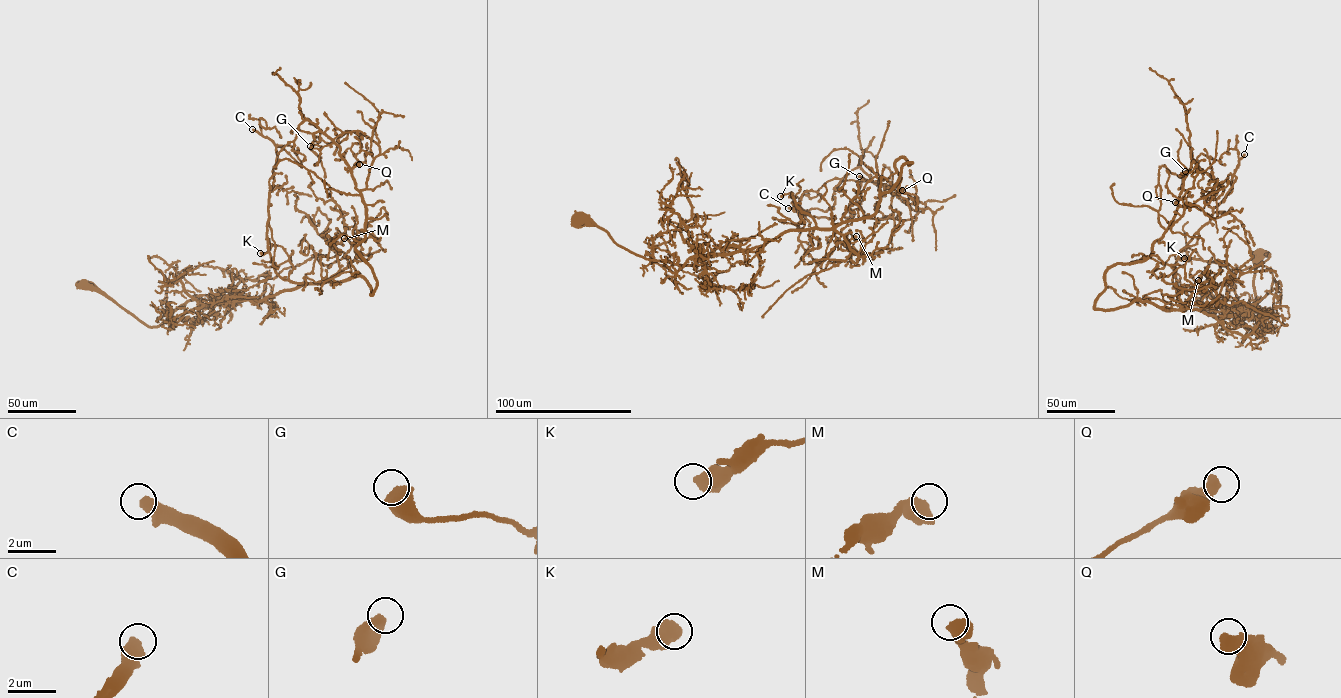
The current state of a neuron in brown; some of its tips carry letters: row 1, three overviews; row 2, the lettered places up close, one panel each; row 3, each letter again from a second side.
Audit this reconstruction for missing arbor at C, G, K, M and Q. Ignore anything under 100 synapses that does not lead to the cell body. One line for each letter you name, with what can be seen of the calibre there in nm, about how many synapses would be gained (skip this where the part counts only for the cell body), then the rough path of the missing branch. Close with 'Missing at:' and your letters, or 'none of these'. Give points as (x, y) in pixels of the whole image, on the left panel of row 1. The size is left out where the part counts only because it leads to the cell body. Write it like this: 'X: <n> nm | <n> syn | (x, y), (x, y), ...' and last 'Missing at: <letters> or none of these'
C: 360 nm | 300 syn | (252, 129), (218, 122), (210, 124), (193, 139), (176, 141), (162, 135), (157, 125), (158, 117)
Missing at: C

